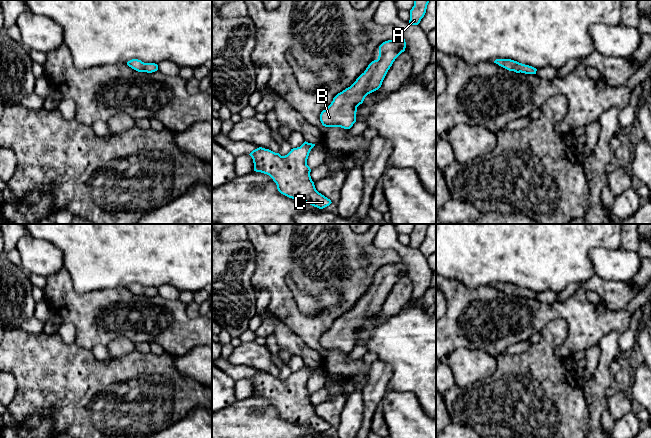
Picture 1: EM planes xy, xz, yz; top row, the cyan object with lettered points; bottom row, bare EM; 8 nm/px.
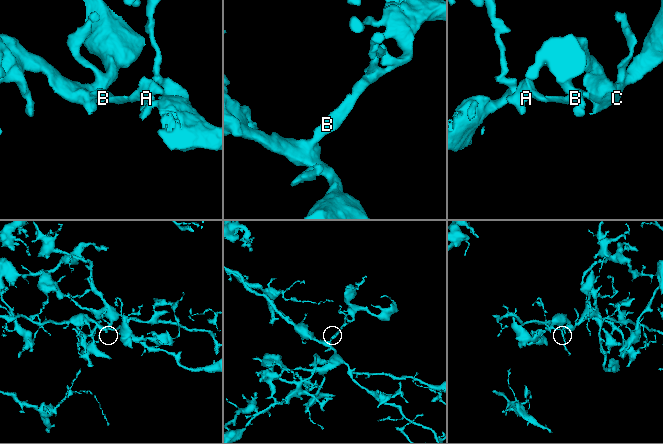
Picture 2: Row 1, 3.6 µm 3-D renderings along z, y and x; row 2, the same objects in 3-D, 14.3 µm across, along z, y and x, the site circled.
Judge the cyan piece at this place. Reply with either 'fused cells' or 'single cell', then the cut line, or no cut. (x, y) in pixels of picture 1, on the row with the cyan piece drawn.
single cell; no cut

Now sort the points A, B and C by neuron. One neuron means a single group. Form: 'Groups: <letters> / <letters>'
Groups: A B C

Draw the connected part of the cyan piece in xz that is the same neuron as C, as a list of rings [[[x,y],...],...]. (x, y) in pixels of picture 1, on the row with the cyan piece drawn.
[[[305,141],[285,156],[259,147],[249,155],[253,159],[254,171],[269,175],[281,194],[323,209],[332,202],[316,190],[310,176],[307,159],[314,146]]]

